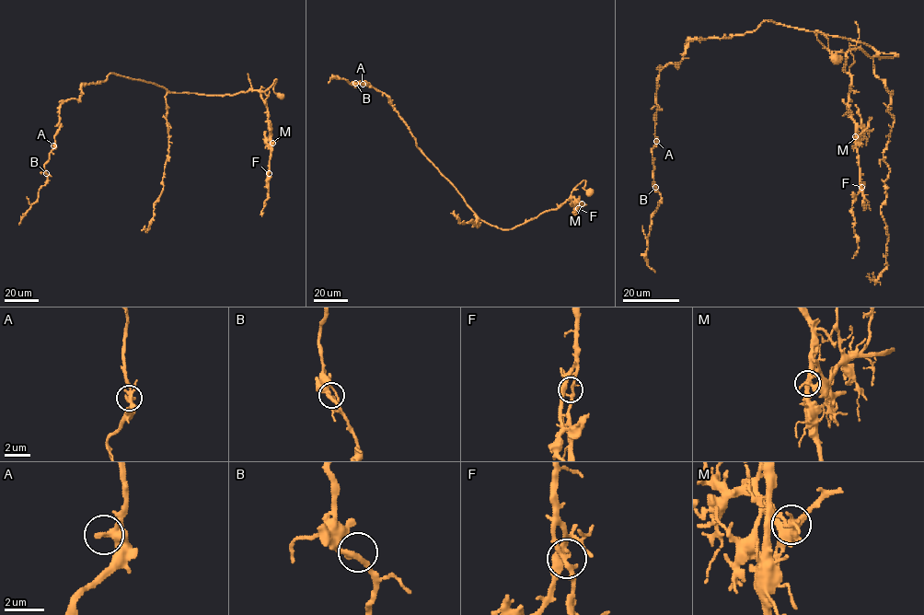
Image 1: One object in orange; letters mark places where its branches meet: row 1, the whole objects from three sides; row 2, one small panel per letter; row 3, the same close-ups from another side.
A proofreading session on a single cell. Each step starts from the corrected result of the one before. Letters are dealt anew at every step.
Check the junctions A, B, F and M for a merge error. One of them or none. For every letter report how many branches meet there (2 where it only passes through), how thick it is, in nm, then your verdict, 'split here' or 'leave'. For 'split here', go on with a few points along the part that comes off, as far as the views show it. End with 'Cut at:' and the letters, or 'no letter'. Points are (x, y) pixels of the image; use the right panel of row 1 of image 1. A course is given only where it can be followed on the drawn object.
A: 2 | 280 nm | leave
B: 2 | 280 nm | leave
F: 2 | 240 nm | leave
M: 2 | 280 nm | split here | (854, 136), (862, 132), (860, 116), (855, 104)
Cut at: M

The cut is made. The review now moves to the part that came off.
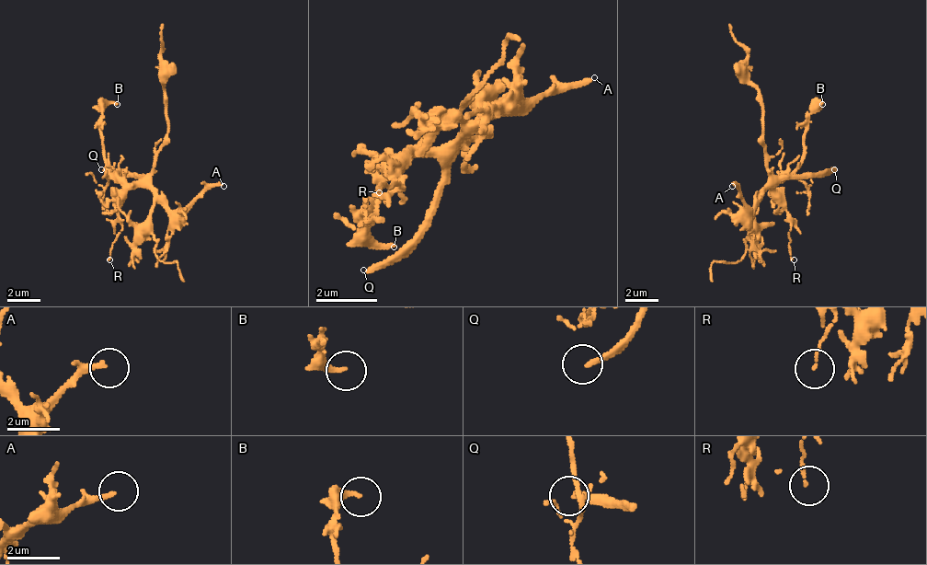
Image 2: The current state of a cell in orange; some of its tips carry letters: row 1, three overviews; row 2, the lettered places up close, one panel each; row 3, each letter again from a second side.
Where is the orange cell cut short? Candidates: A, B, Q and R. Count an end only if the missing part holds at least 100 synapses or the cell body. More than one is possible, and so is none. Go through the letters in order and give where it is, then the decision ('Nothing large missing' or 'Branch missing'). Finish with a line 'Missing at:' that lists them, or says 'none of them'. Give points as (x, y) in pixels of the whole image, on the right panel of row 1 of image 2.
A: Place: (732, 186). Nothing large missing
B: Place: (822, 104). Nothing large missing
Q: Place: (834, 169). Branch missing
R: Place: (794, 259). Nothing large missing
Missing at: Q

